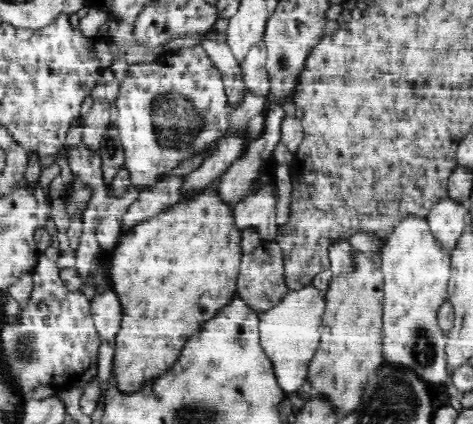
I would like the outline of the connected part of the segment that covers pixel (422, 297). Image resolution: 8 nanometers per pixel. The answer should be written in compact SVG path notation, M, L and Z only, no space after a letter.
M418 215L406 216L389 234L386 246L380 254L381 271L384 275L384 303L383 318L383 351L386 361L396 364L407 364L415 368L423 379L430 384L447 383L449 366L447 361L446 332L439 325L438 315L440 307L448 302L448 286L451 283L451 252L439 236L432 232L431 222L427 217Z

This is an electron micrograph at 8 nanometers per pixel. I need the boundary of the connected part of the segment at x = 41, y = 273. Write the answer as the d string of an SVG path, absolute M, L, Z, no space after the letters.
M44 253L38 254L30 272L34 280L31 298L22 312L19 325L6 321L1 332L3 361L15 383L29 396L39 385L65 387L70 380L85 387L97 374L100 339L93 323L91 302L82 293L70 293L61 280L56 261Z

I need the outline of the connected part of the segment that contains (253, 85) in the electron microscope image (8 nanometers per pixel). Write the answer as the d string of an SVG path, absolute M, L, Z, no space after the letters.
M262 40L246 52L246 56L240 60L243 72L243 81L247 86L247 93L254 97L262 97L266 100L269 90L269 74L265 68L267 60L267 46Z

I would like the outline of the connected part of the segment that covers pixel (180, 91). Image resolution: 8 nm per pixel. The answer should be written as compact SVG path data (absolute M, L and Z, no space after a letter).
M202 44L166 52L154 62L131 65L130 80L119 84L115 104L118 110L117 128L125 155L124 166L130 175L130 187L139 193L154 188L164 176L174 172L186 160L208 149L212 140L226 130L228 114L233 112L228 105L220 69Z

